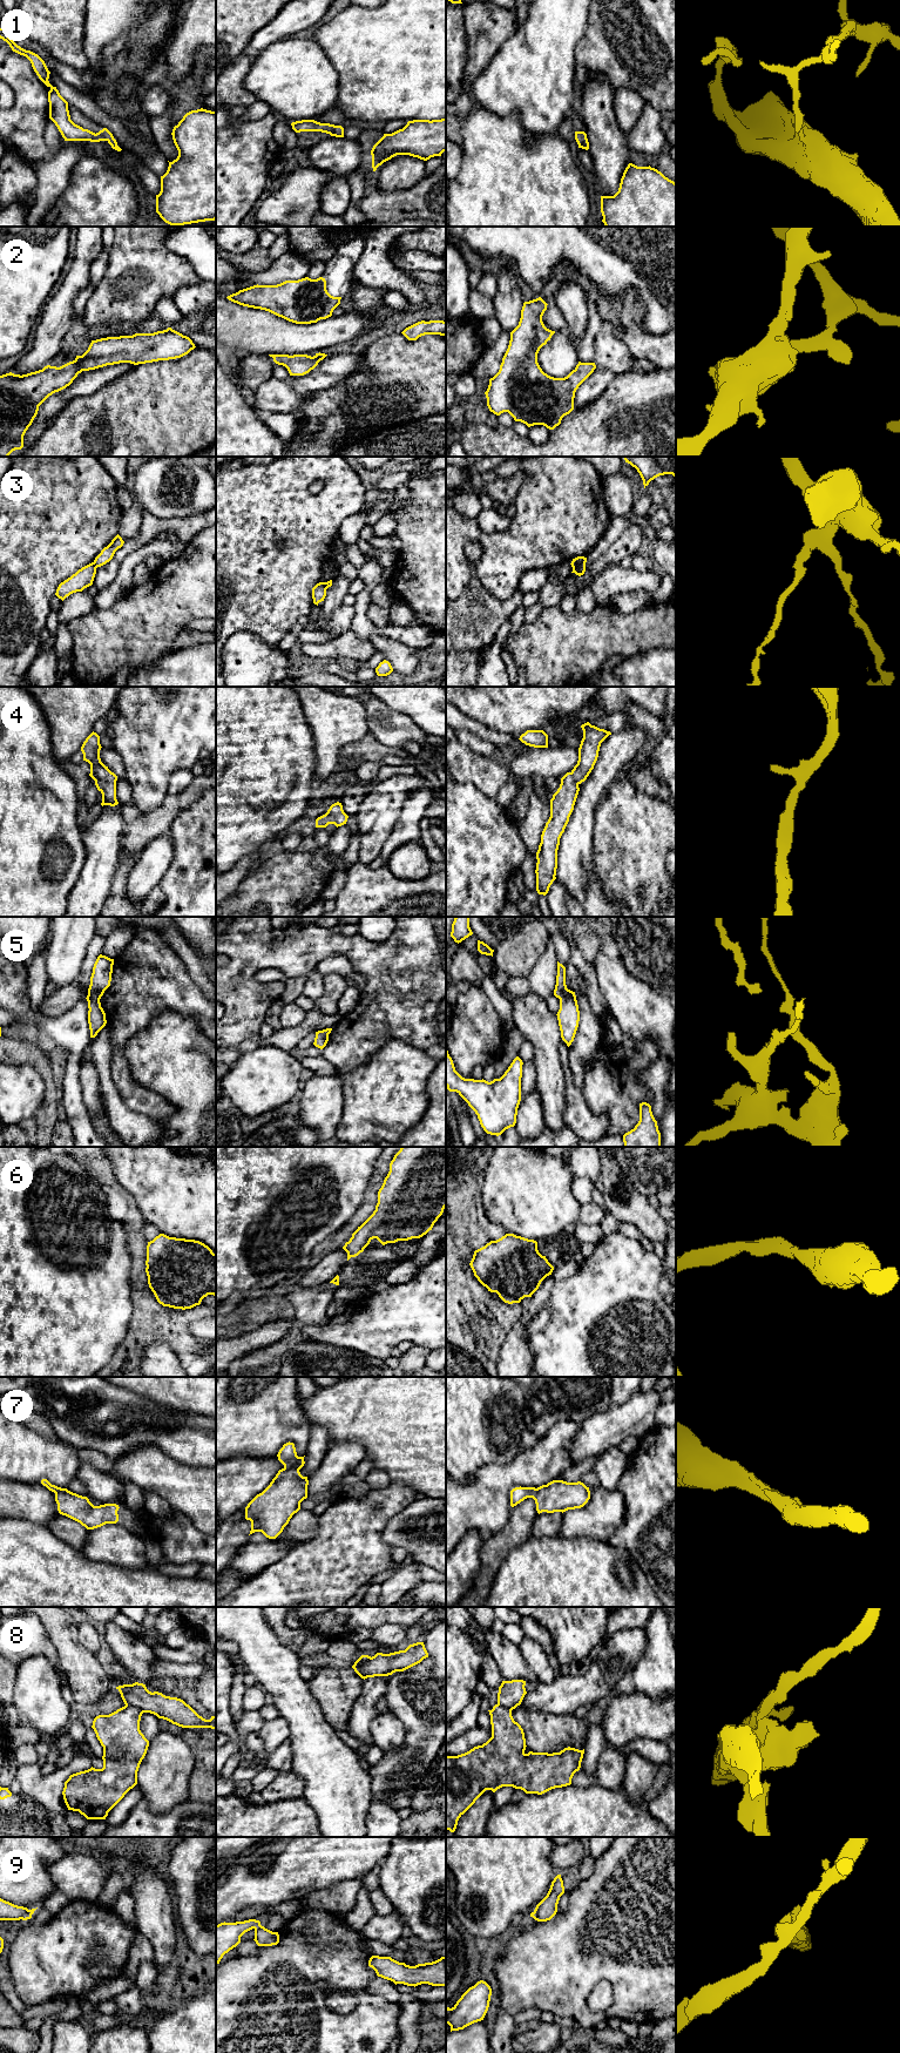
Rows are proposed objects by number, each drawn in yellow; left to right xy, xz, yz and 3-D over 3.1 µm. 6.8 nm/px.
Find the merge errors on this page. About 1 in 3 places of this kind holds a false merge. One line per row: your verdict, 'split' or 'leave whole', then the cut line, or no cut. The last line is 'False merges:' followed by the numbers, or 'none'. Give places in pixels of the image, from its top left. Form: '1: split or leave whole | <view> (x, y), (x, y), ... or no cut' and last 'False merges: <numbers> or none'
1: leave whole | no cut
2: leave whole | no cut
3: split | yz (586, 559), (573, 567)
4: leave whole | no cut
5: split | xy (88, 993), (99, 1000)
6: leave whole | no cut
7: leave whole | no cut
8: split | xy (126, 1704), (133, 1704), (143, 1712)
9: split | xz (259, 1924), (255, 1929)
False merges: 3, 5, 8, 9

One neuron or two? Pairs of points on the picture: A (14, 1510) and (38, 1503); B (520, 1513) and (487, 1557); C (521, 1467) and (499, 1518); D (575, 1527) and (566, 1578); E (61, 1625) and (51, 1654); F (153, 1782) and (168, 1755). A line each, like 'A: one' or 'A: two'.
A: one
B: one
C: one
D: two
E: two
F: one

